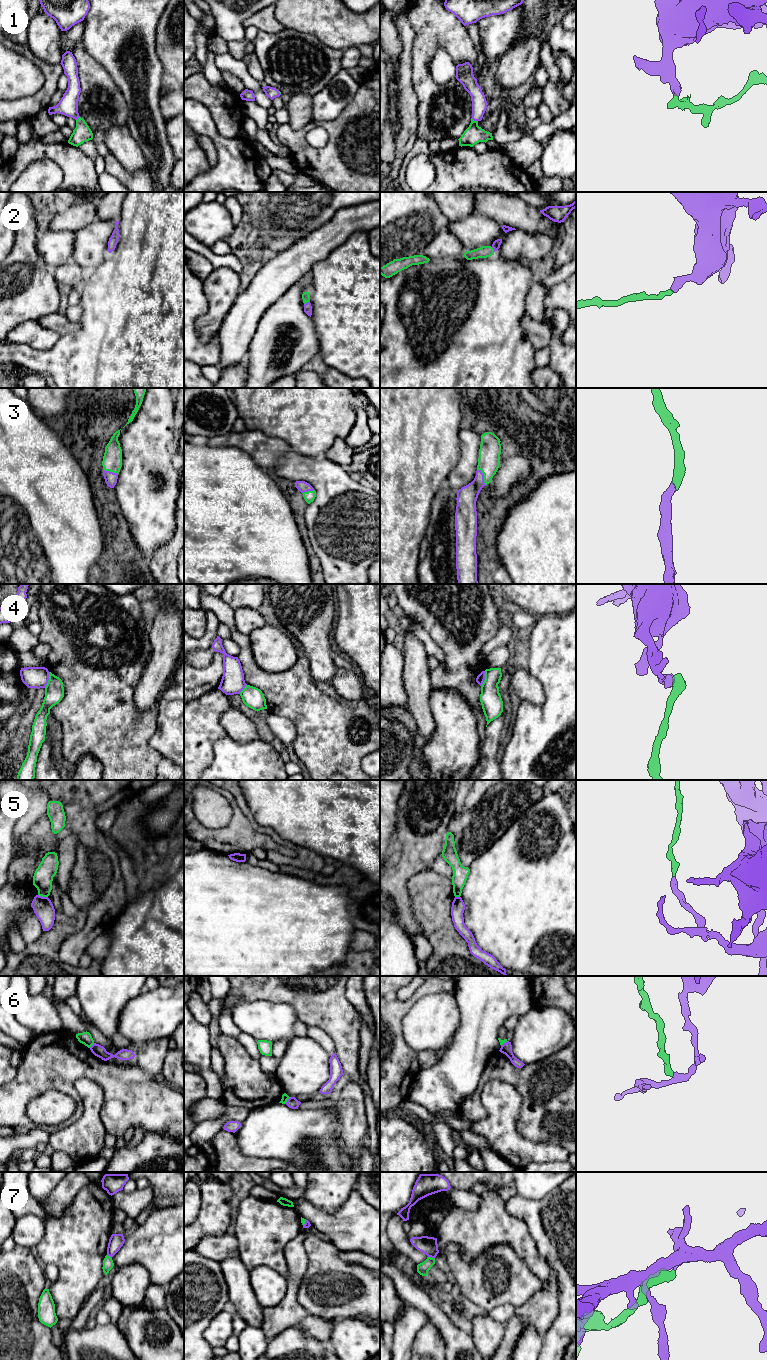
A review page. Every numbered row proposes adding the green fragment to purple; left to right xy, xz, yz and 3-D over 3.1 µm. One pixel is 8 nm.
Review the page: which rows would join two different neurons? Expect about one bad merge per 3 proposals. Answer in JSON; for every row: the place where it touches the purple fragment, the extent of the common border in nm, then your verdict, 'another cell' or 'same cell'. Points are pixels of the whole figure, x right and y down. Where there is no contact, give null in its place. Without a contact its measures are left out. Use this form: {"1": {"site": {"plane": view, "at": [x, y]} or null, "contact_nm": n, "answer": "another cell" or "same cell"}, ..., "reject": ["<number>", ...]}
{"1": {"site": {"plane": "yz", "at": [474, 120]}, "contact_nm": 60, "answer": "same cell"}, "2": {"site": {"plane": "xz", "at": [307, 302]}, "contact_nm": 60, "answer": "same cell"}, "3": {"site": {"plane": "yz", "at": [483, 476]}, "contact_nm": 140, "answer": "same cell"}, "4": {"site": {"plane": "xy", "at": [47, 680]}, "contact_nm": 130, "answer": "another cell"}, "5": {"site": {"plane": "xy", "at": [43, 897]}, "contact_nm": 80, "answer": "another cell"}, "6": {"site": {"plane": "xz", "at": [287, 1100]}, "contact_nm": 70, "answer": "another cell"}, "7": {"site": {"plane": "yz", "at": [431, 1257]}, "contact_nm": 60, "answer": "another cell"}, "reject": ["4", "5", "6", "7"]}

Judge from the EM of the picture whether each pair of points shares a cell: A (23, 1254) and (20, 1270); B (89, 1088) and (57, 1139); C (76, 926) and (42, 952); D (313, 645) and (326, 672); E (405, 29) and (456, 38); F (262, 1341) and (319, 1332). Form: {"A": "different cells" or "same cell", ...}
{"A": "same cell", "B": "same cell", "C": "same cell", "D": "same cell", "E": "different cells", "F": "different cells"}

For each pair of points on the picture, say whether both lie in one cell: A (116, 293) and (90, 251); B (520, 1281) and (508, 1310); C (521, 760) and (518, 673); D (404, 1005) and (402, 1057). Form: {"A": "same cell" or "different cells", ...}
{"A": "different cells", "B": "different cells", "C": "different cells", "D": "same cell"}

